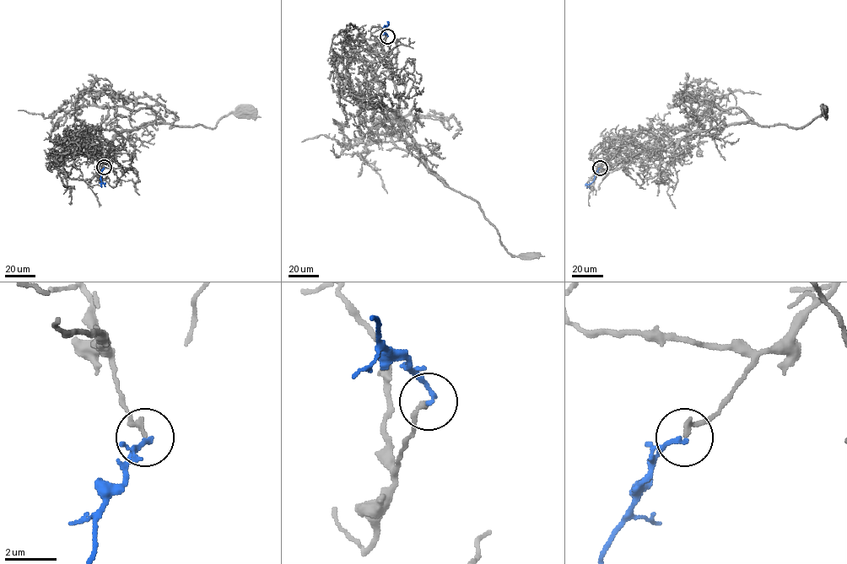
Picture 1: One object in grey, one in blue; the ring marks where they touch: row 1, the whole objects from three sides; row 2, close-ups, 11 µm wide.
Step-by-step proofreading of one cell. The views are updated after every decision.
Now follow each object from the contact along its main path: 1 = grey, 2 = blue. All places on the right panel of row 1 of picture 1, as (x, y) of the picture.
1: (600, 168), (617, 156), (671, 151), (694, 132), (739, 123), (801, 128), (822, 111)
2: (600, 168), (588, 187)

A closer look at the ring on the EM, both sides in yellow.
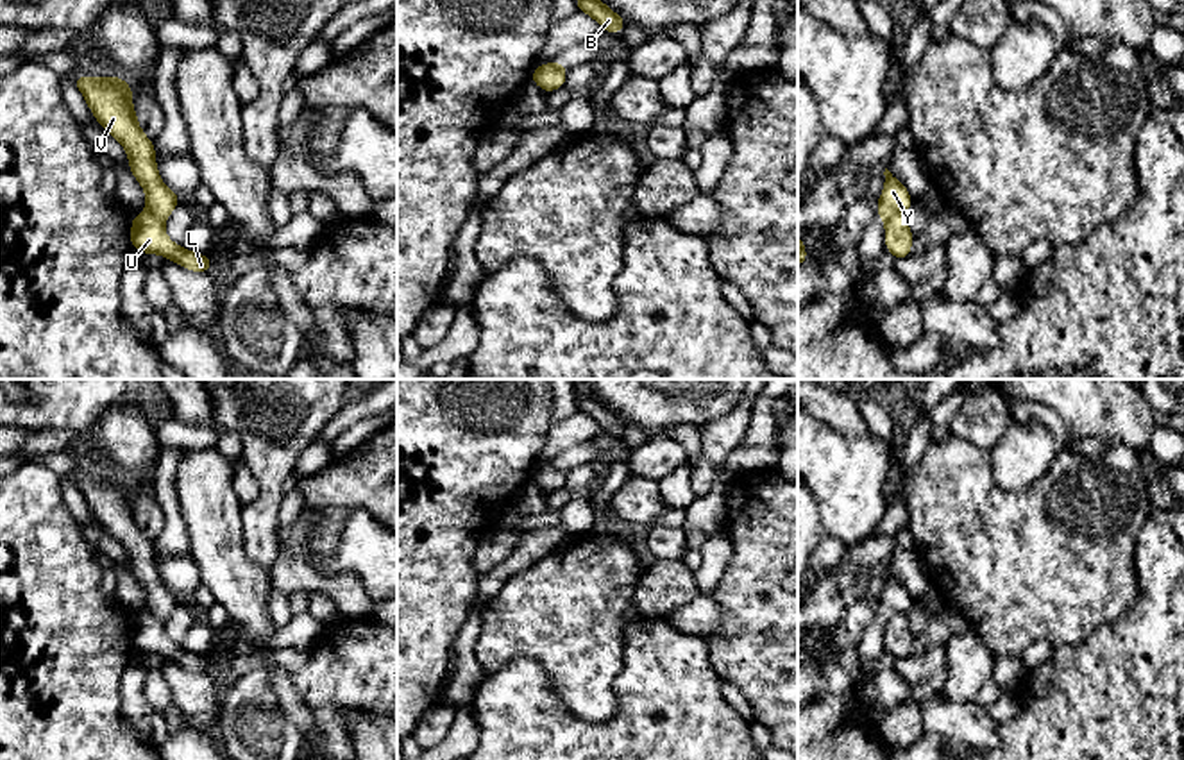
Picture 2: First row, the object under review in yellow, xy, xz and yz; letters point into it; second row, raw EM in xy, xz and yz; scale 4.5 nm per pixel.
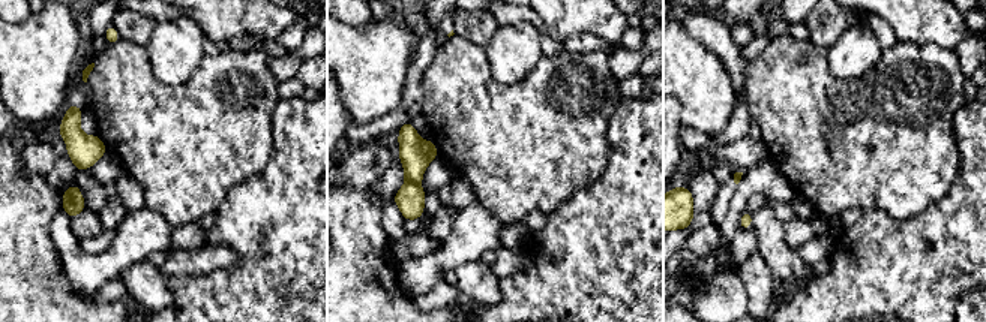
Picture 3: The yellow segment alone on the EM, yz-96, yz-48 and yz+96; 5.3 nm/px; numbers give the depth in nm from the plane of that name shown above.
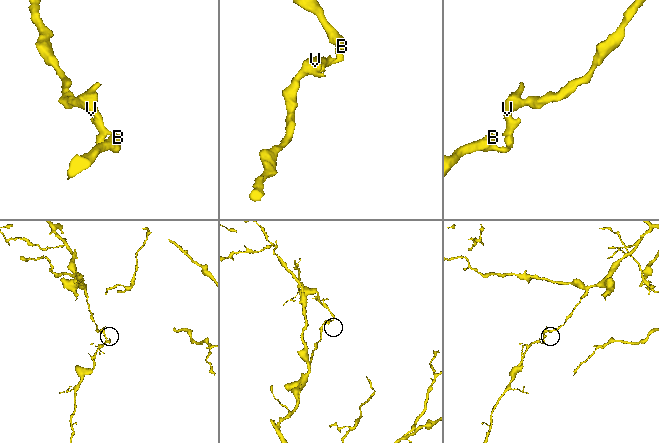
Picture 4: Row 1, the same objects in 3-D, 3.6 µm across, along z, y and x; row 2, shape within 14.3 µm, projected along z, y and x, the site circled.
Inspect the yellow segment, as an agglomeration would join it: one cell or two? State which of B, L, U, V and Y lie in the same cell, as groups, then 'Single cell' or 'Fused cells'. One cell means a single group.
Groups: B L U / V Y. Fused cells

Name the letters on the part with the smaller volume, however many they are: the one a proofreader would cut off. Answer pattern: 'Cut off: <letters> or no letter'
Cut off: B, L, U

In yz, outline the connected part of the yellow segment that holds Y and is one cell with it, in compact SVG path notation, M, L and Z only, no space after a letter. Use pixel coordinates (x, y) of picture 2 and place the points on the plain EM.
M887 569L884 576L885 587L876 606L876 615L880 615L884 622L889 622L894 615L910 608L912 597Z

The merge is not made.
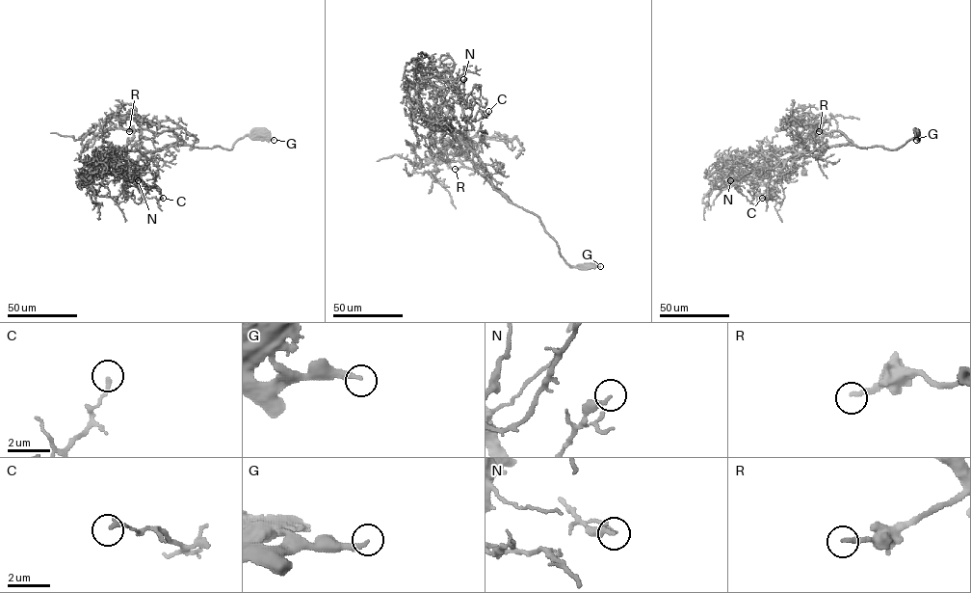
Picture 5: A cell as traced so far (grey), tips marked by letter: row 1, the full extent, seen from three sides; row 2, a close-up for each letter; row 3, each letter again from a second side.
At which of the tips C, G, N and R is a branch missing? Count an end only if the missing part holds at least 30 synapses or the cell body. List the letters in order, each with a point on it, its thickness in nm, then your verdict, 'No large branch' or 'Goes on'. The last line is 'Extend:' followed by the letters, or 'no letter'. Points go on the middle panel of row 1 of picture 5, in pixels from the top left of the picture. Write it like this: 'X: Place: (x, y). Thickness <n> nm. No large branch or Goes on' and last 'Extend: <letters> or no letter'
C: Place: (488, 111). Thickness 180 nm. No large branch
G: Place: (600, 266). Thickness 280 nm. No large branch
N: Place: (463, 79). Thickness 240 nm. No large branch
R: Place: (455, 169). Thickness 200 nm. Goes on
Extend: R

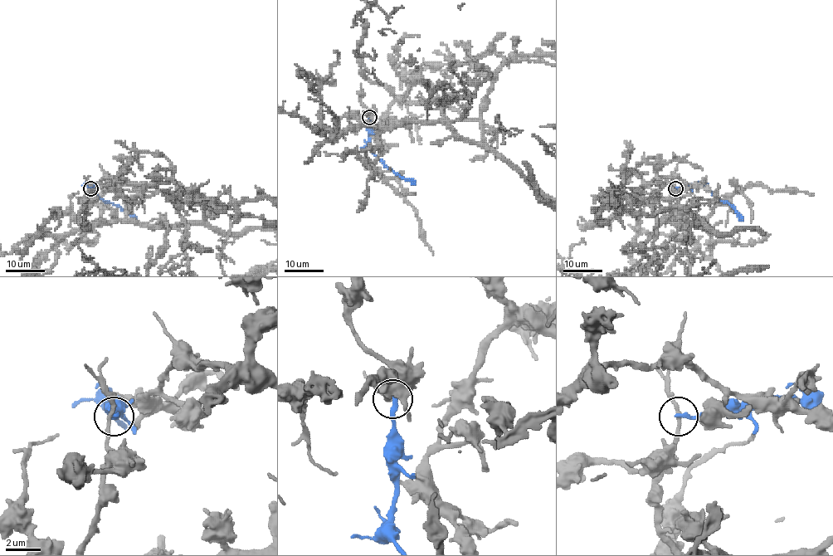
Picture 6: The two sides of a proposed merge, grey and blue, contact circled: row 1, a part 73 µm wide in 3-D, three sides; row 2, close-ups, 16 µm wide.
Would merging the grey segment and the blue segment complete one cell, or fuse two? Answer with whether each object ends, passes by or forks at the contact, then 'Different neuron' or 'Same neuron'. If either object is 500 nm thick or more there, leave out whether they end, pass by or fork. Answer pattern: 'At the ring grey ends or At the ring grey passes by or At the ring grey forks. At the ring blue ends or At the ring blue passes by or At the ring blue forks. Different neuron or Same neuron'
At the ring grey passes by. At the ring blue ends. Different neuron

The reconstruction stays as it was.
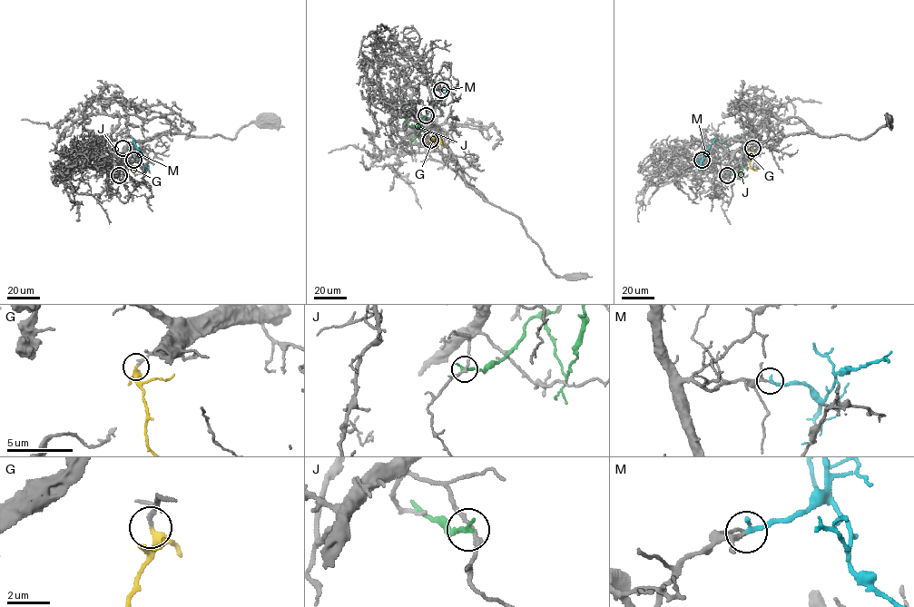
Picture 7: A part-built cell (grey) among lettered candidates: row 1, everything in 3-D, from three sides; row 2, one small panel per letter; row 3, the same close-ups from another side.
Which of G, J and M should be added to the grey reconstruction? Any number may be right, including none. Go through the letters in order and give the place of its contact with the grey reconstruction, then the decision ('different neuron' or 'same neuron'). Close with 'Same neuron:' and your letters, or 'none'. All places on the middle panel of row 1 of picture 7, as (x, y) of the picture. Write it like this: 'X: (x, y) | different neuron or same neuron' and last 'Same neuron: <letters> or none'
G: (430, 140) | same neuron
J: (426, 115) | different neuron
M: (441, 90) | same neuron
Same neuron: G, M

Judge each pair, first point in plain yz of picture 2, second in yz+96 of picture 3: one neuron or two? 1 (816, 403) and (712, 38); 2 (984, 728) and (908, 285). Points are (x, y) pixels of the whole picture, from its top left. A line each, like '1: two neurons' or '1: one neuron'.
1: one neuron
2: two neurons

